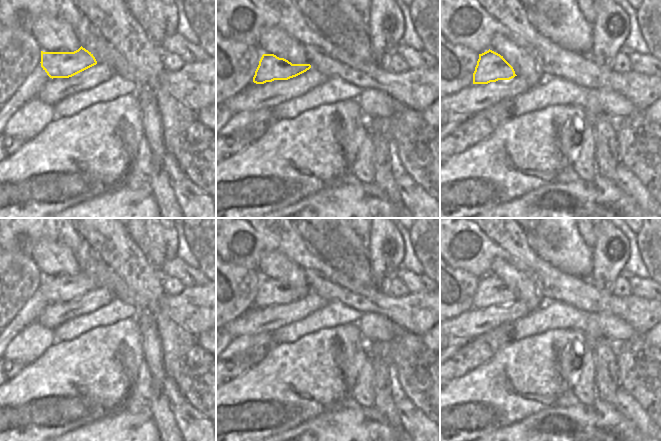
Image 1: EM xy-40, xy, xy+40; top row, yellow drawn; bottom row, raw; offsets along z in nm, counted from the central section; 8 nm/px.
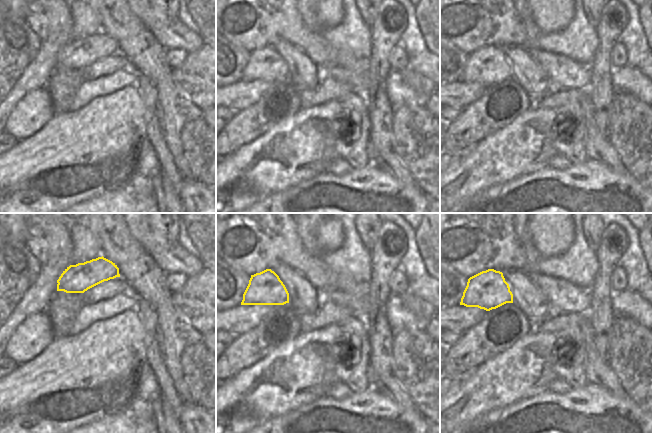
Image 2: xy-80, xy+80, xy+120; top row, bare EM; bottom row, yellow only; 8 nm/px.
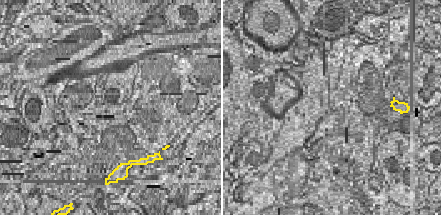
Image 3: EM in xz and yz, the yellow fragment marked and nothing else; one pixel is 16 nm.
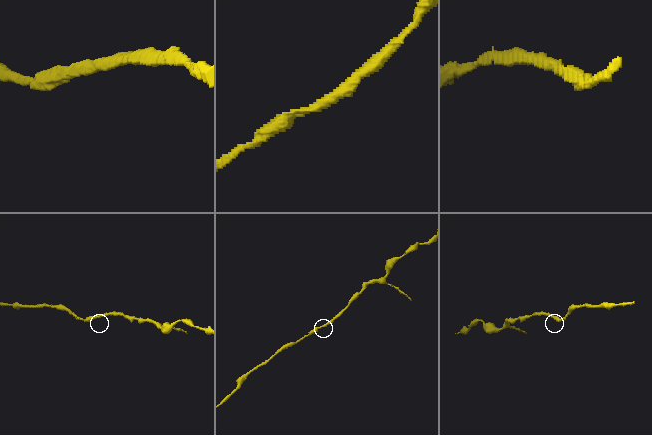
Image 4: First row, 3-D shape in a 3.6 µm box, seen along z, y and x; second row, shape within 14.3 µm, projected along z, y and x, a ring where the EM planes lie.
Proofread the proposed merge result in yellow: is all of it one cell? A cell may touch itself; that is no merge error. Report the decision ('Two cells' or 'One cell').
One cell.

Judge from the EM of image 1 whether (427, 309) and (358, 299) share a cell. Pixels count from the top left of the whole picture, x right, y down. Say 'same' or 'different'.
same

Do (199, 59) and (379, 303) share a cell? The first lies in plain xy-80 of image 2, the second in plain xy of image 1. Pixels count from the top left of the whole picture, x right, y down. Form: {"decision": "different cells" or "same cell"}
{"decision": "same cell"}

